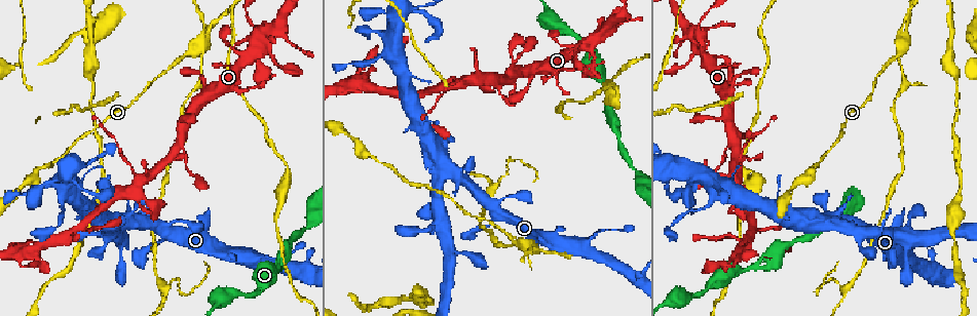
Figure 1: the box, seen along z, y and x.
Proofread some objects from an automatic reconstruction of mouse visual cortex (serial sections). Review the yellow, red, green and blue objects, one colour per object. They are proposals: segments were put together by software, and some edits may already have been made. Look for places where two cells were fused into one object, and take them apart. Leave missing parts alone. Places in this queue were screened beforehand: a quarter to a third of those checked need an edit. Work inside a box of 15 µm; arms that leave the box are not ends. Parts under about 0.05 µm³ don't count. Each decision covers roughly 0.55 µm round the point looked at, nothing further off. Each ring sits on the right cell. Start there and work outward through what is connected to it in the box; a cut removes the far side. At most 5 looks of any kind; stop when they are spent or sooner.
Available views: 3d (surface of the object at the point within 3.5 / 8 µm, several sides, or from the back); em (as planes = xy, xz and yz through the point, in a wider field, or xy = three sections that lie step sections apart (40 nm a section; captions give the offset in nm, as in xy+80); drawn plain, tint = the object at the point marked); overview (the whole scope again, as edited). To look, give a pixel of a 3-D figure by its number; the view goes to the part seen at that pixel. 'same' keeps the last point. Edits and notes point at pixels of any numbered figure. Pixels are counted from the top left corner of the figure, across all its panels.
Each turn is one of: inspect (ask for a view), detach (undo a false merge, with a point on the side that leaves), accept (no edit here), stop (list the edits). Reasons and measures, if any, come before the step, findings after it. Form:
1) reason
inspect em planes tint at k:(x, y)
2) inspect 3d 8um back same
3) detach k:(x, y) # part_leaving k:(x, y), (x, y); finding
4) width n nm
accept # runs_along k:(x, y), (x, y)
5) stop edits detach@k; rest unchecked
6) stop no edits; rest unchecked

branch point
inspect 3d 3.5um at 1:(752, 224)

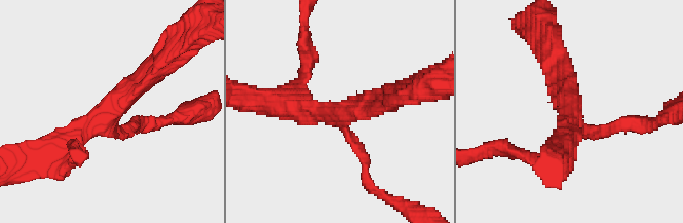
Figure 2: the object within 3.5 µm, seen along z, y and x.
arms 3; arm_widths 150, 300, 350 nm; need the tissue
inspect em planes tint at 2:(334, 112)

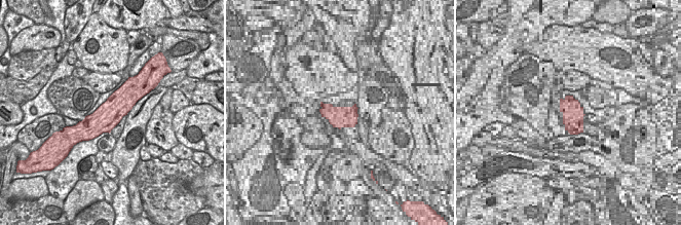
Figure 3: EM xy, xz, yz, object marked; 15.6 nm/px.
inspect em xy step 3 tint same

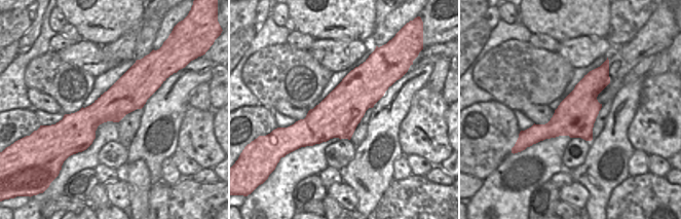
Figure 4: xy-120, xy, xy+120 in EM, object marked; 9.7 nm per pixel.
accept # runs_along 2:(156, 69), (46, 154); one cell here

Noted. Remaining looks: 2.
thick turns thin
inspect 3d 8um at 1:(132, 171)

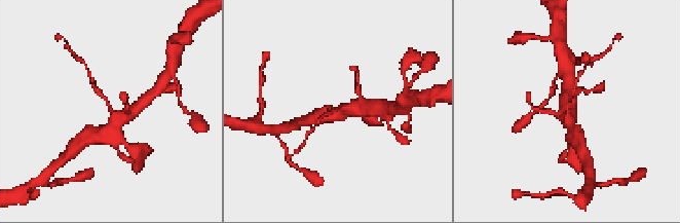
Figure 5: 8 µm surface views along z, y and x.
zoom in
inspect 3d 3.5um at 5:(569, 104)

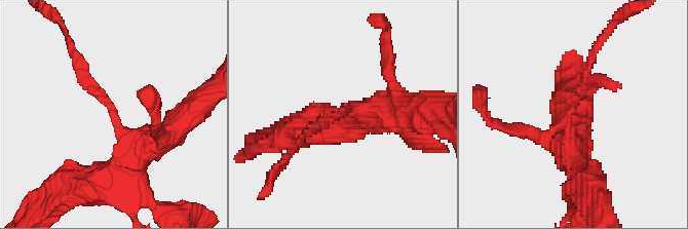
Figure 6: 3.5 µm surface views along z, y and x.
arm_widths 150, 450 nm
detach 6:(84, 83) # part_leaving 6:(109, 106), (81, 71), (65, 27); two cells meet here

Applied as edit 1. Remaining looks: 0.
stop edits detach@6; rest unchecked

